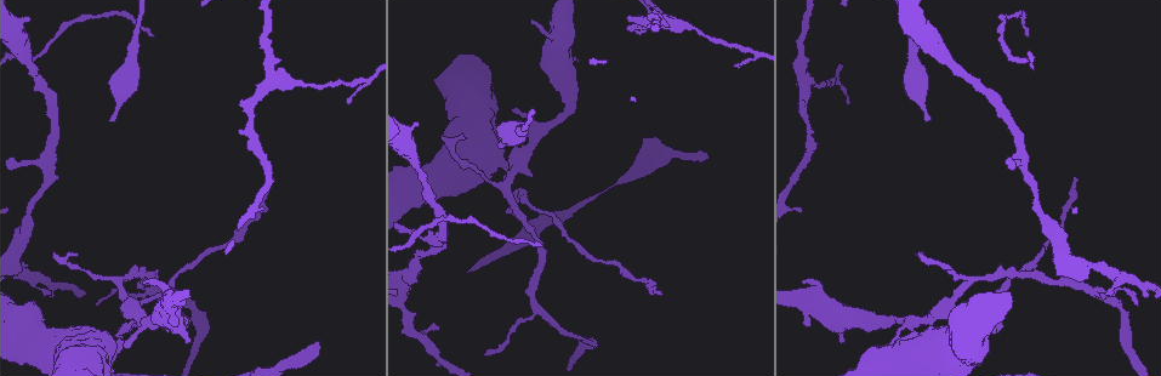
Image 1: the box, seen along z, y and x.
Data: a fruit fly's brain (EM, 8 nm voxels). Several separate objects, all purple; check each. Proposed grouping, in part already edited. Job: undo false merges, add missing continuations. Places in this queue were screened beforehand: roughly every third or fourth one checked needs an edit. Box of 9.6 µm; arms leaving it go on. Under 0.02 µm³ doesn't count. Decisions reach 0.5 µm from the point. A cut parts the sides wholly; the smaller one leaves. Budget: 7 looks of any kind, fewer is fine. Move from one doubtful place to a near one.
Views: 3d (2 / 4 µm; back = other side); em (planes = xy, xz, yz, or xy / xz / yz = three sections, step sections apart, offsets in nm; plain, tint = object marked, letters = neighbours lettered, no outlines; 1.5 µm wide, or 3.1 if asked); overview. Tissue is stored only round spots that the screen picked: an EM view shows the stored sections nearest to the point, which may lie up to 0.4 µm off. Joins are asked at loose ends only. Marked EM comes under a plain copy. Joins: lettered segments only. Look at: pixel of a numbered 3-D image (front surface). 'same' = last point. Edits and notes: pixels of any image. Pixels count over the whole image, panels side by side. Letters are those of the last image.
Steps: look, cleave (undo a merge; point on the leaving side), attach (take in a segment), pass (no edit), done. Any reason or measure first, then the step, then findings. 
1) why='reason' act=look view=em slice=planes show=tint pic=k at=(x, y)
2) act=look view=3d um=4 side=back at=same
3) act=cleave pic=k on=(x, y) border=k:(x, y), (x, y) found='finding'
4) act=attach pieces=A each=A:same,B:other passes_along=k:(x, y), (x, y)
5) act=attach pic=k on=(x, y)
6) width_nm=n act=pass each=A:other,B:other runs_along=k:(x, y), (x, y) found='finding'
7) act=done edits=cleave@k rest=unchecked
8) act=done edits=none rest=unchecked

why='branch stops here' act=look view=3d um=2 pic=1 at=(499, 142)

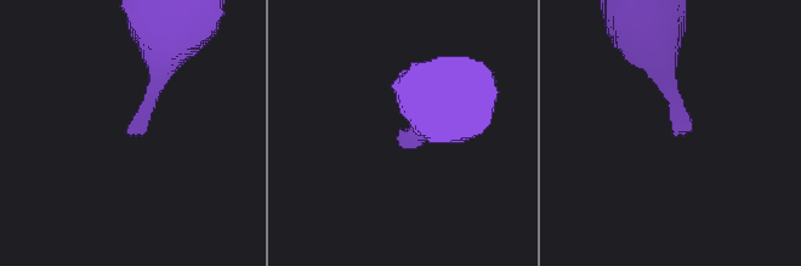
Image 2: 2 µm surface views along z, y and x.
why='now the EM' act=look view=em slice=planes show=letters pic=2 at=(678, 134)

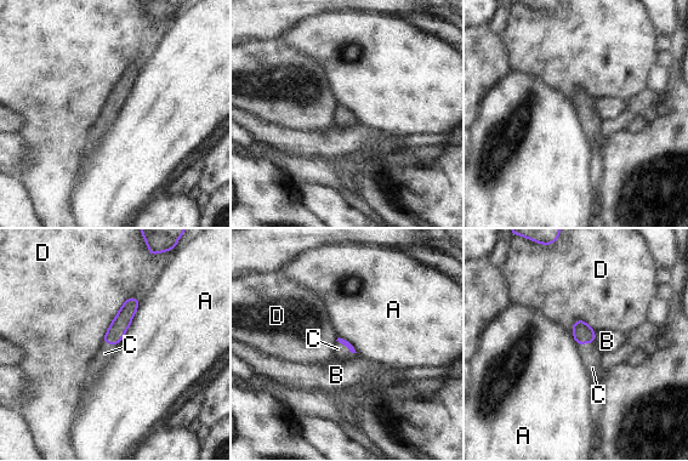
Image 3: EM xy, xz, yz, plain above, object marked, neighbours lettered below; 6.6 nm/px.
act=attach pieces=C each=A:other,B:other,C:same,D:other passes_along=3:(341, 341), (346, 346), (341, 352) found='it goes on there'

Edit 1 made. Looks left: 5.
why='tapers out' act=look view=em slice=planes show=tint pic=1 at=(486, 352)

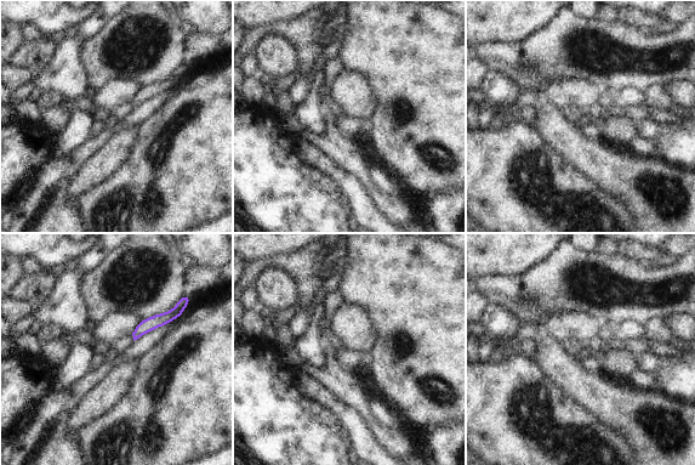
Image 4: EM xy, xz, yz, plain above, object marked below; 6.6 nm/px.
act=look view=em slice=planes show=letters at=same

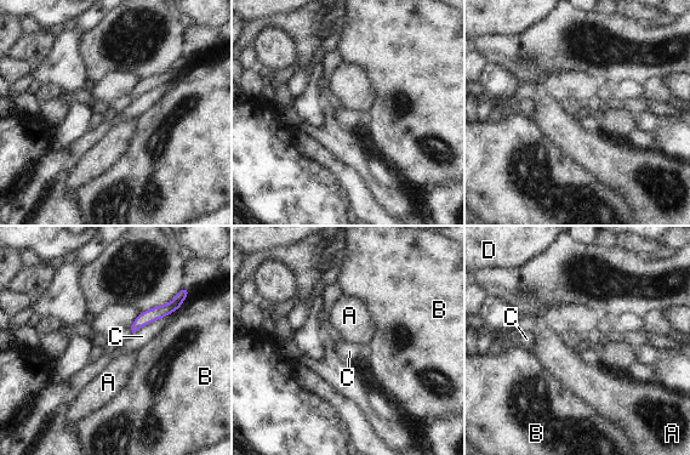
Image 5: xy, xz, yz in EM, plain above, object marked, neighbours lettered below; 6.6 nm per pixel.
act=pass each=A:other,B:other,C:other,D:other runs_along=5:(186, 290), (169, 308), (135, 326) found='none of them fits'

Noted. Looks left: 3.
why='long arm stops here' act=look view=em slice=planes show=letters pic=1 at=(1078, 179)

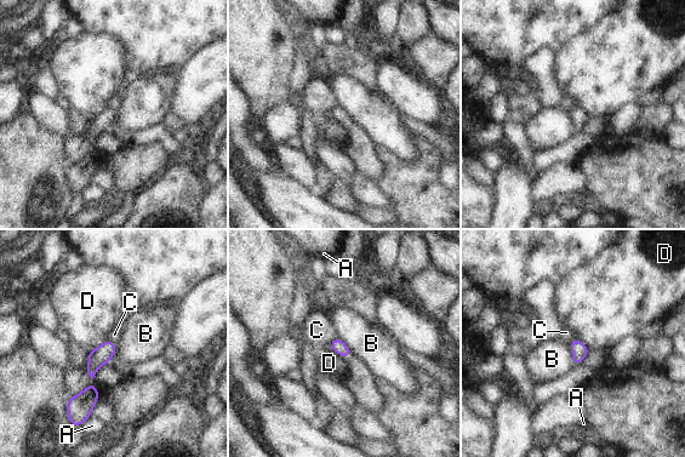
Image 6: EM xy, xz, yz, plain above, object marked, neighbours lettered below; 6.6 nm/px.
act=pass each=A:other,B:other,C:other,D:other found='none of them fits'

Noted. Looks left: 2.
act=done edits=attach@3 rest=unchecked

